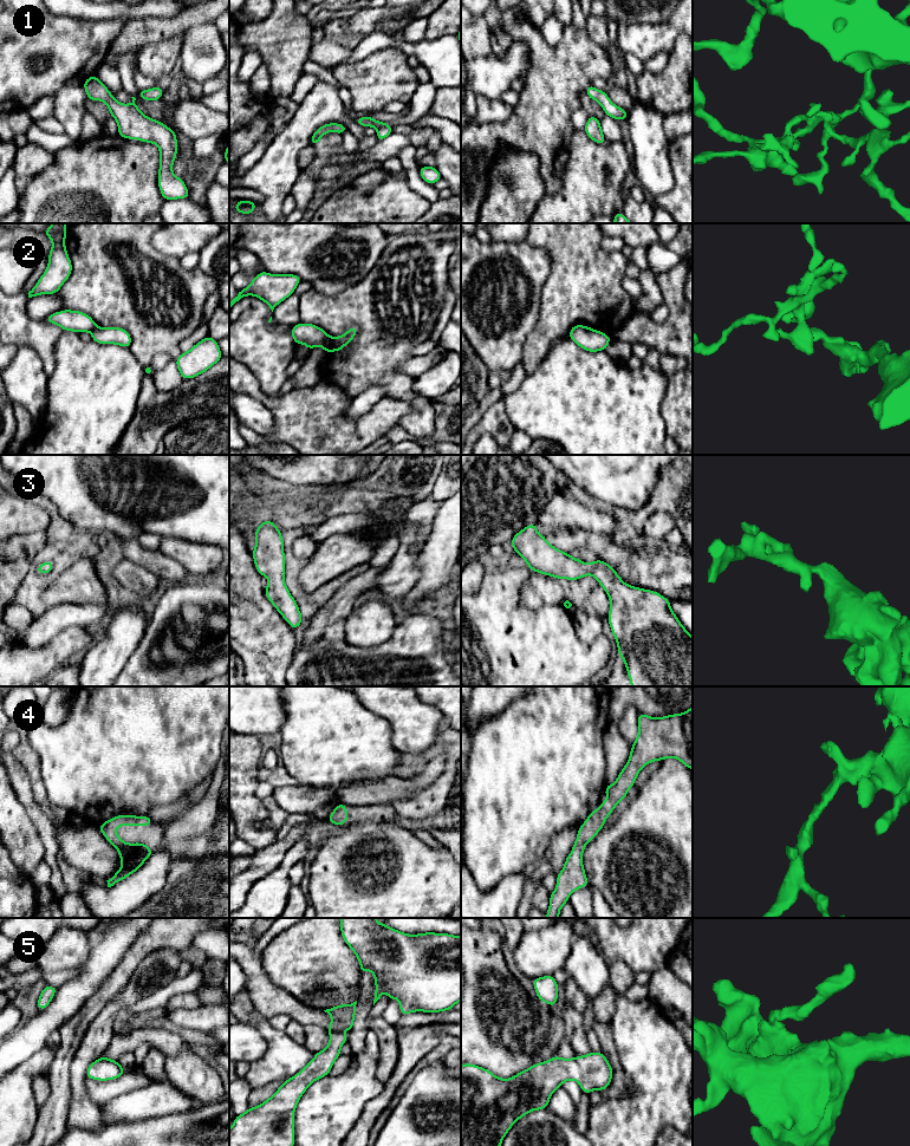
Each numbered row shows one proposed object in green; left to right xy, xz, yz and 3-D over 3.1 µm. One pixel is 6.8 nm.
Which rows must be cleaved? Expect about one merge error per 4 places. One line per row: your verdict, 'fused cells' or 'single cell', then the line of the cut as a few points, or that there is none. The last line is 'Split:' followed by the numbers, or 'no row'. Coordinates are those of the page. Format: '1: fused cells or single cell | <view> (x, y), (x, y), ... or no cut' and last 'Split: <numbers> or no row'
1: single cell | no cut
2: fused cells | xz (327, 334), (322, 345)
3: single cell | no cut
4: single cell | no cut
5: single cell | no cut
Split: 2

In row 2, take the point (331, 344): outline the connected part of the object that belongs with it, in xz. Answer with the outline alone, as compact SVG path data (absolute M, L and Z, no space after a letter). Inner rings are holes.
M356 326L349 328L343 336L337 338L327 334L323 349L325 353L331 351L339 352L344 346L352 341L353 337L358 333L358 328Z

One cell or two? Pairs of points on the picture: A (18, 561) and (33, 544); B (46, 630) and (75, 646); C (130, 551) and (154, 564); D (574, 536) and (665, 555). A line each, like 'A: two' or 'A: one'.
A: one
B: two
C: one
D: one

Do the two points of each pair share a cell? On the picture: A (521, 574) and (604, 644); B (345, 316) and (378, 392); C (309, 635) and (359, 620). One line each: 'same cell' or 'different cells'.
A: same cell
B: different cells
C: different cells

